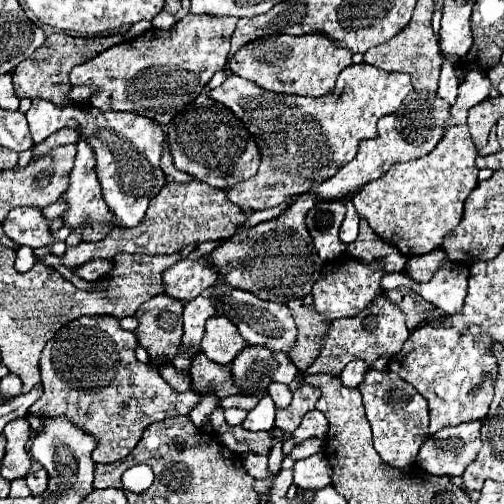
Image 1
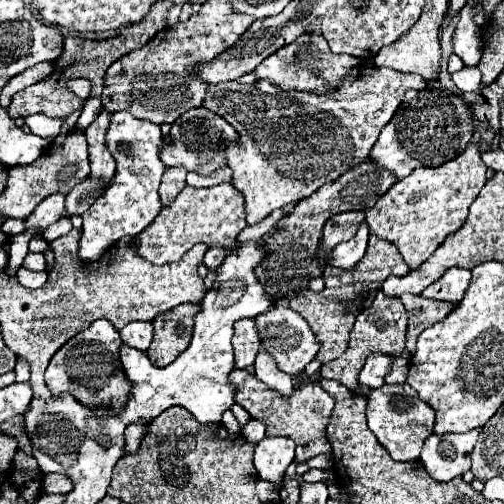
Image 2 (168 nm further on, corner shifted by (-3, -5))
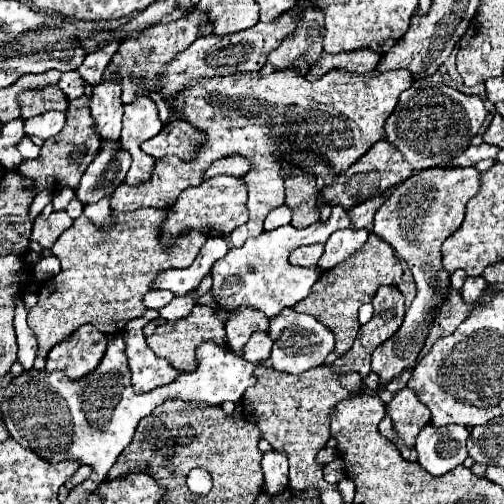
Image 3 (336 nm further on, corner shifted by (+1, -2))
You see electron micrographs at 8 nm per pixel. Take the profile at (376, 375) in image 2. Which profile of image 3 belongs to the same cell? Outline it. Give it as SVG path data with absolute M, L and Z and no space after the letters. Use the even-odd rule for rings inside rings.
M475 167L457 169L425 169L401 183L393 195L377 209L373 221L373 233L387 241L397 255L401 255L417 283L417 295L405 313L399 331L381 343L371 361L371 371L381 379L393 379L407 369L413 369L417 357L425 345L433 323L433 311L437 311L441 299L451 291L451 275L441 267L441 245L455 233L465 217L465 203L479 189L479 171Z

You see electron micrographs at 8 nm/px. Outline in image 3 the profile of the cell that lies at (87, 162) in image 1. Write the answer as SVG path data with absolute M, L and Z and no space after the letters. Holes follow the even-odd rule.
M105 79L93 87L91 95L91 117L97 123L103 141L117 141L121 133L121 85L117 79Z

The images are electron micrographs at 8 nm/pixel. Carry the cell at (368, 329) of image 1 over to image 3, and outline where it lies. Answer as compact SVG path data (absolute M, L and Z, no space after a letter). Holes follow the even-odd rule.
M393 285L379 287L377 295L373 297L373 307L375 307L373 319L369 323L361 325L353 347L333 363L333 371L357 371L357 373L361 373L361 377L367 377L371 373L371 355L373 355L373 351L383 341L387 341L391 335L395 335L395 331L401 327L401 321L403 321L403 315L405 315L403 301L405 301L405 297L401 295L401 291L397 287L393 287Z

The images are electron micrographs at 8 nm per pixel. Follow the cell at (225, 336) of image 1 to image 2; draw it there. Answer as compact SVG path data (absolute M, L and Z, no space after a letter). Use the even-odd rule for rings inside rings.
M253 320L235 322L233 334L233 350L235 350L235 368L247 368L255 362L259 354L261 340L257 336L257 326Z

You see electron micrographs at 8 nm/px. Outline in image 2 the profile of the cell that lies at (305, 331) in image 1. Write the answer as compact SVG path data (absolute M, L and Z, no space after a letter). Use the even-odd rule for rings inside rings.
M369 236L369 246L367 246L367 252L365 256L357 262L357 266L353 268L333 268L333 266L325 266L325 272L323 272L323 280L325 280L325 288L323 292L307 292L307 294L299 294L295 298L291 298L289 306L299 312L309 328L313 330L317 342L319 342L319 352L315 356L315 360L319 362L331 362L335 358L339 358L345 348L347 348L347 342L349 342L349 330L355 322L355 314L349 314L345 312L343 304L341 302L347 302L347 300L355 300L359 294L363 292L371 292L371 290L379 290L381 284L385 282L387 276L405 276L409 272L409 266L405 264L405 260L401 258L397 246L393 246L391 242L379 238L379 236Z

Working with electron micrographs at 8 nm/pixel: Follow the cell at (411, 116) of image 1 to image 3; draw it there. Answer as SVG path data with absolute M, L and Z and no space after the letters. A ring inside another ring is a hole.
M435 85L429 89L409 87L401 93L395 111L387 119L385 133L387 141L403 153L413 169L421 171L463 153L479 133L485 115L487 111L477 95L463 95L447 85Z

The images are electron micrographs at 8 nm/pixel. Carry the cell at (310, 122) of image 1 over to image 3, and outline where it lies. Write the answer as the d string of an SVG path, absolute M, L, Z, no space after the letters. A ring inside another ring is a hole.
M293 69L277 71L261 79L249 77L215 77L193 81L185 91L173 99L175 111L207 135L201 151L191 161L179 157L157 159L151 171L151 179L141 185L119 185L109 197L113 211L135 211L143 207L171 207L179 193L187 187L199 185L203 181L205 169L221 157L239 153L253 163L253 169L245 175L249 187L249 221L229 235L231 247L241 247L245 239L263 233L263 221L267 213L283 205L285 183L281 177L281 167L275 159L285 159L295 163L295 155L287 153L285 147L293 145L301 151L317 153L329 159L329 165L341 173L351 167L361 155L373 147L373 143L385 139L385 121L393 113L399 95L413 85L413 75L405 69L379 73L349 73L343 69L333 69L315 83L309 83L301 73L295 75Z

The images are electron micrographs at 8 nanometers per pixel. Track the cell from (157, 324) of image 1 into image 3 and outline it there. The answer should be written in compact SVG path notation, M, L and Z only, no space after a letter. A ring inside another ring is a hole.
M195 305L191 315L177 319L177 321L169 321L161 327L147 323L143 331L145 331L145 337L147 337L147 345L153 349L153 353L157 357L165 357L175 369L181 369L181 371L193 371L193 367L197 367L195 351L201 343L215 341L215 343L223 343L227 347L223 321L221 321L219 315L215 315L215 309L207 307L207 305Z

